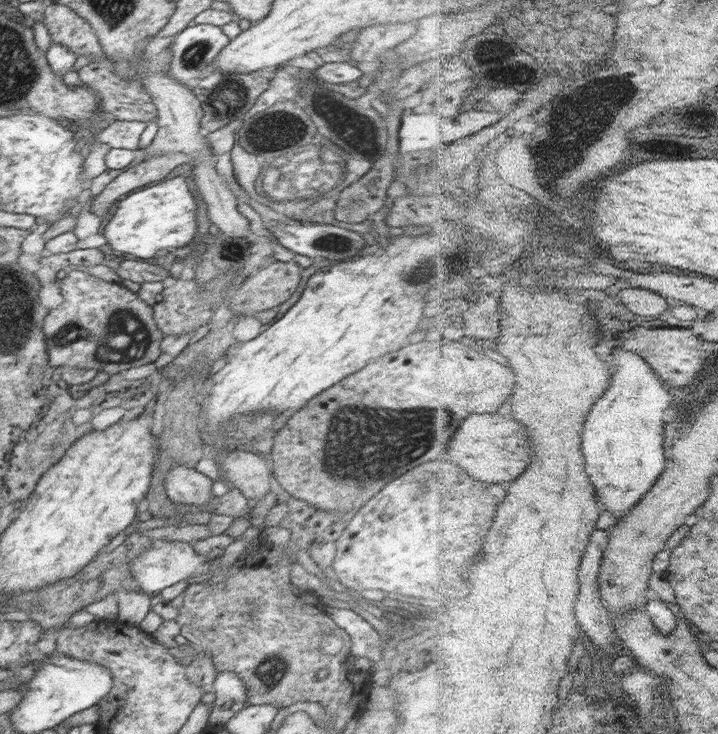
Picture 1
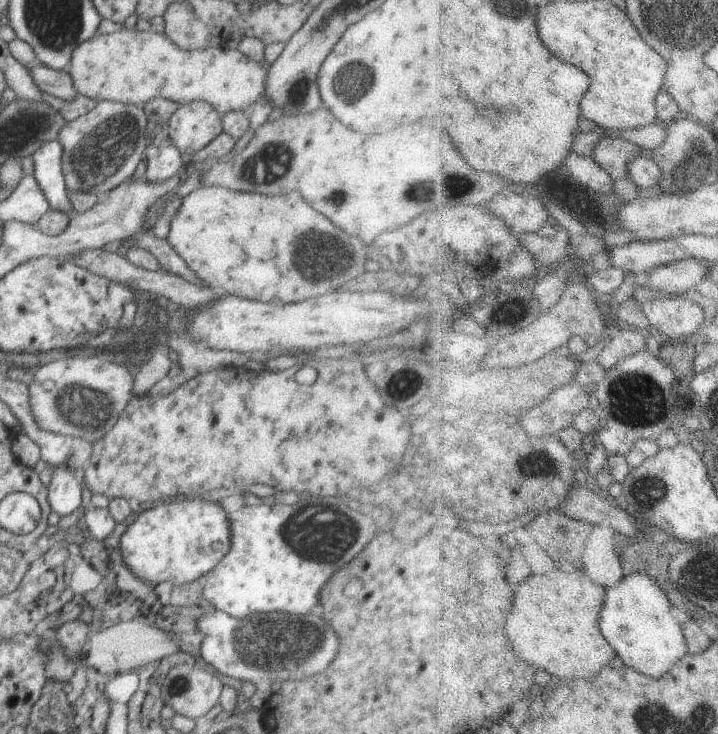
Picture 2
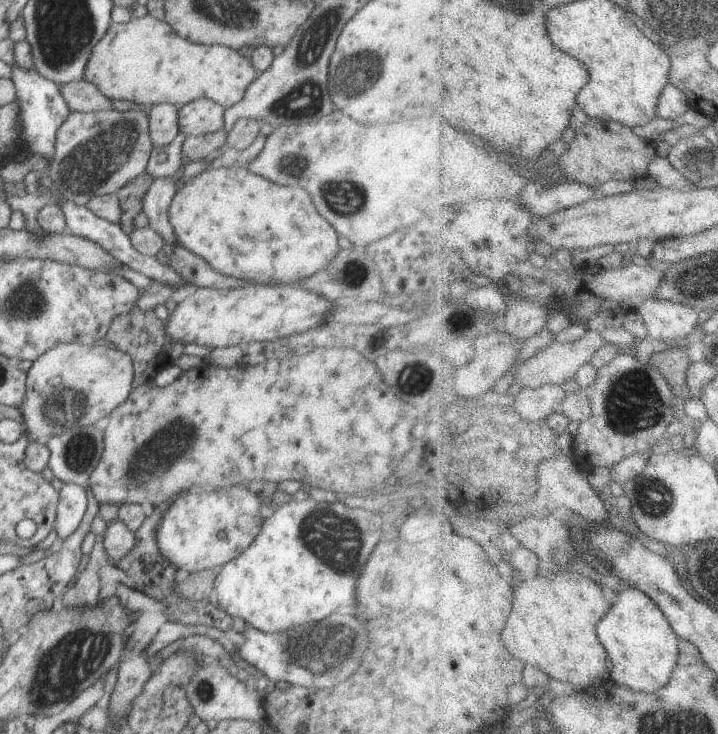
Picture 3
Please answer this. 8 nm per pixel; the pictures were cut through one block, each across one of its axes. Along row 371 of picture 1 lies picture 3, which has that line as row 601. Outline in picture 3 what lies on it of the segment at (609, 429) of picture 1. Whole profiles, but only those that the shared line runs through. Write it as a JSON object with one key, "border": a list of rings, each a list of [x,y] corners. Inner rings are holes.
{"border":[[[630,588],[615,597],[617,602],[613,604],[610,614],[600,622],[598,634],[602,638],[602,644],[608,648],[610,654],[611,679],[620,685],[629,687],[630,690],[640,693],[655,694],[670,685],[681,656],[681,637],[670,625],[669,619],[662,608],[642,590]]]}

